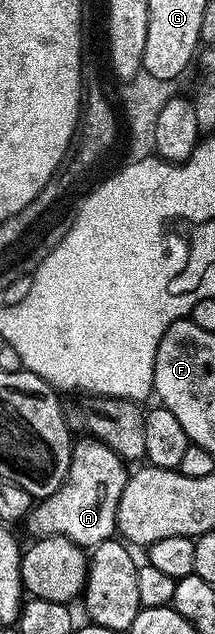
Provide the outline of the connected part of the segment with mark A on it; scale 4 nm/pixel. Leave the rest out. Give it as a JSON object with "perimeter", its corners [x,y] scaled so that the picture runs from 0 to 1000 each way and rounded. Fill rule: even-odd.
{"perimeter":[[[400,692],[344,696],[330,733],[288,767],[242,782],[195,784],[126,812],[116,831],[149,847],[298,845],[372,864],[419,868],[540,844],[544,792],[563,789],[563,773],[581,773],[600,738],[488,697]]]}

